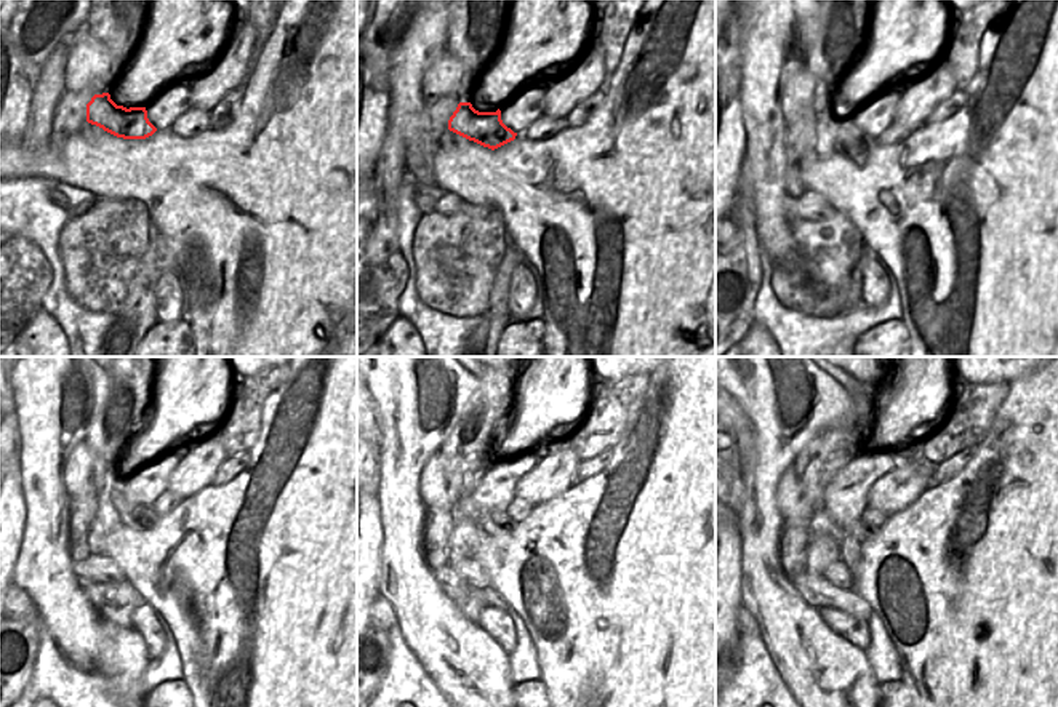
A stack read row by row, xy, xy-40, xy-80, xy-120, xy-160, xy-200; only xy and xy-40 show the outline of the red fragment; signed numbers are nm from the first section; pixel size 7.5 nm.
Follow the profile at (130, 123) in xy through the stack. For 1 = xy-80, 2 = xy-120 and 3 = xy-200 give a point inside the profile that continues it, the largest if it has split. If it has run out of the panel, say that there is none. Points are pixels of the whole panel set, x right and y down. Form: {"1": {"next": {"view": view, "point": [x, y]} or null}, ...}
{"1": {"next": {"view": "xy-80", "point": [839, 131]}}, "2": {"next": {"view": "xy-120", "point": [141, 517]}}, "3": {"next": {"view": "xy-200", "point": [861, 531]}}}

